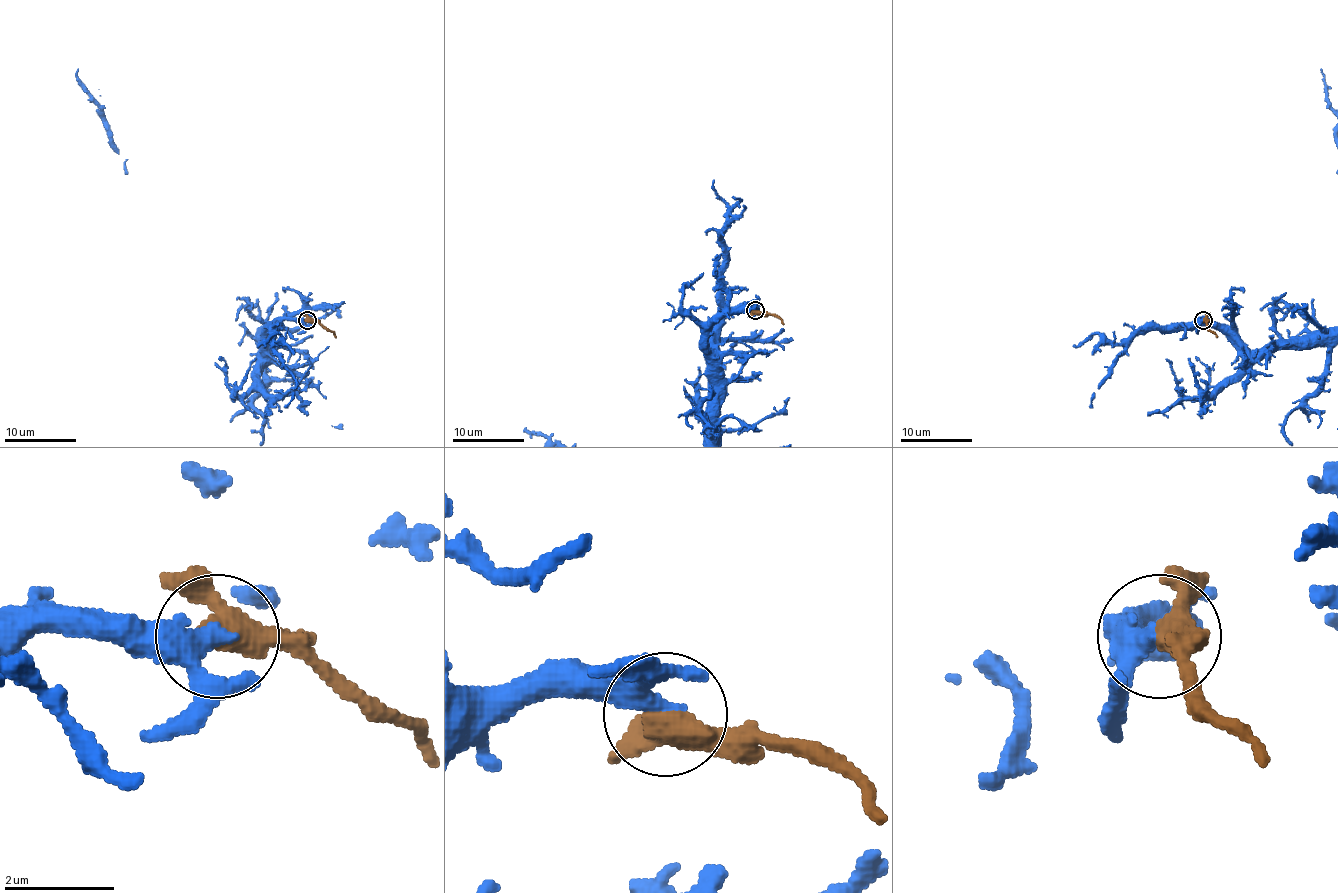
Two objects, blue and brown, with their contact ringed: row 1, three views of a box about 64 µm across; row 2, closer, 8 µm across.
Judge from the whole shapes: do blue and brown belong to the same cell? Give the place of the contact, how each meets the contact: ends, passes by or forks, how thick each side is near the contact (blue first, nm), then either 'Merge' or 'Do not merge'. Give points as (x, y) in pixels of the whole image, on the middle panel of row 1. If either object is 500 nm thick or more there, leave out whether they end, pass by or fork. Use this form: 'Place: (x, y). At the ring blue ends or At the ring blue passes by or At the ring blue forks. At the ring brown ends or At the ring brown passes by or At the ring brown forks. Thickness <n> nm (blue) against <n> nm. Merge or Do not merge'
Place: (755, 310). At the ring blue passes by. At the ring brown passes by. Thickness 340 nm (blue) against 440 nm. Merge

